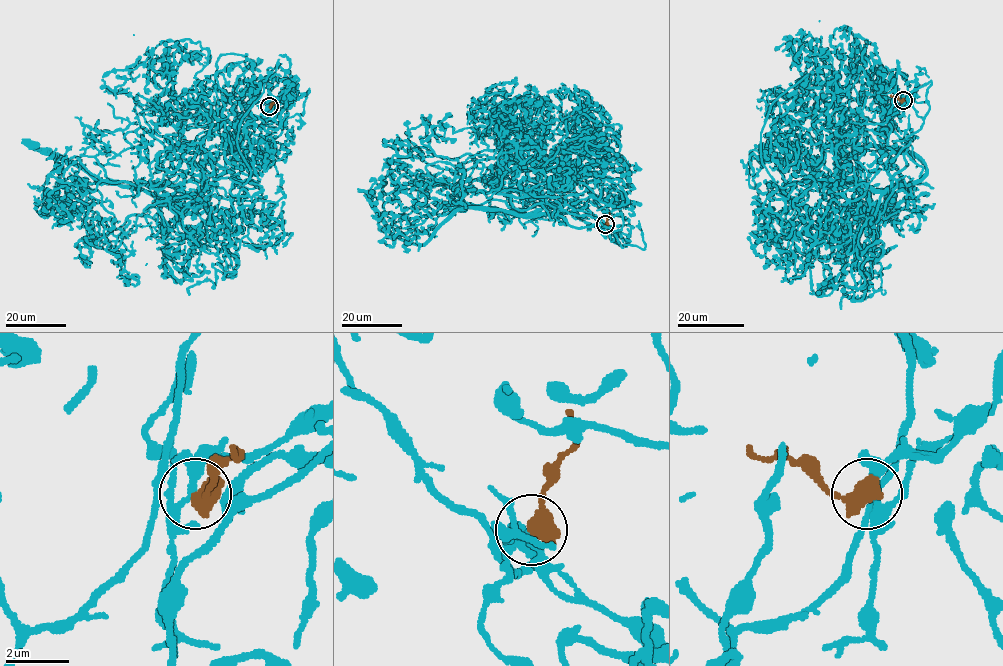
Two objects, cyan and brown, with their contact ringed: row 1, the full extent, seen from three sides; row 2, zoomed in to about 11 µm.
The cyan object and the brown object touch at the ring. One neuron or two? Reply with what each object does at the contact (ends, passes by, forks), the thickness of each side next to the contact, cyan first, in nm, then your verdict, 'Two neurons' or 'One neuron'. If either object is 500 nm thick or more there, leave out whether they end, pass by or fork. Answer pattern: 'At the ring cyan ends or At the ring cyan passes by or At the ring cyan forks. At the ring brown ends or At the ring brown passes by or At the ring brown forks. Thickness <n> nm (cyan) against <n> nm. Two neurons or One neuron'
Thickness 220 nm (cyan) against 650 nm. One neuron

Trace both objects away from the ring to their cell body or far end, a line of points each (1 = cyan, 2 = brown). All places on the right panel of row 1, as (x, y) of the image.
1: (903, 99), (893, 194), (837, 180), (766, 216), (767, 134), (805, 141), (770, 134), (785, 119)
2: (903, 100), (890, 95)

